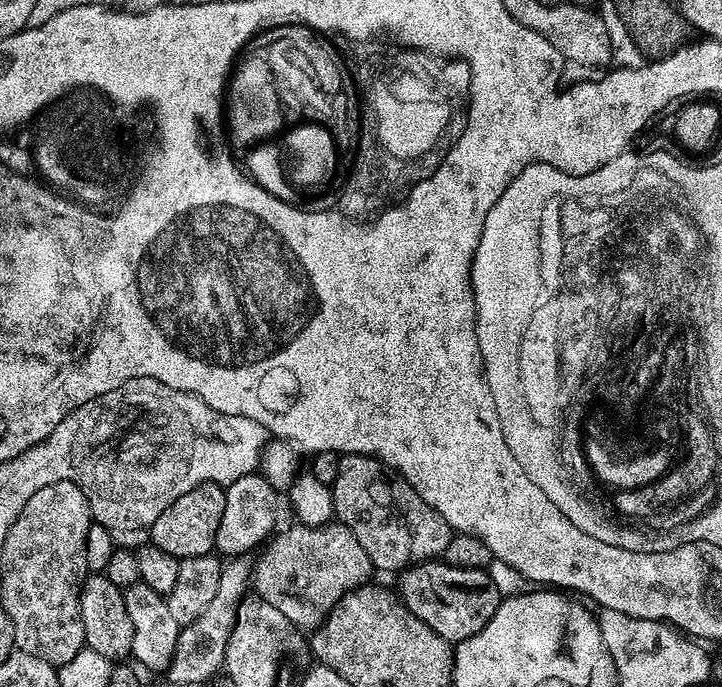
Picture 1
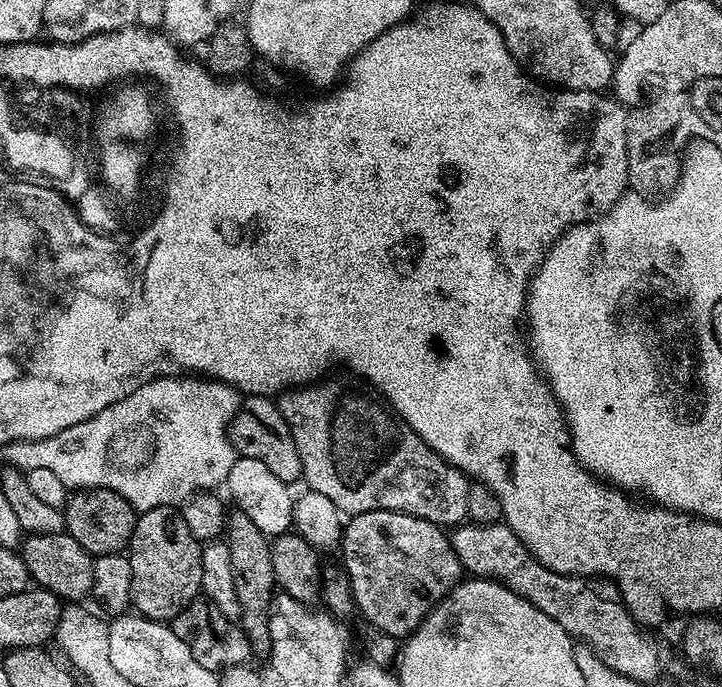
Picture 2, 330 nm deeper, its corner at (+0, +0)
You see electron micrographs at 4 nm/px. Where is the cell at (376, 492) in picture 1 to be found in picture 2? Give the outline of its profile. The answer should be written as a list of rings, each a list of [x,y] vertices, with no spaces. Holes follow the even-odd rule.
[[[321,378],[311,384],[293,386],[279,397],[282,418],[292,428],[298,458],[302,458],[302,480],[311,491],[330,498],[338,512],[357,516],[374,510],[390,510],[422,518],[431,524],[459,526],[469,519],[467,490],[469,477],[444,460],[410,426],[400,419],[373,390],[359,378],[328,380]]]

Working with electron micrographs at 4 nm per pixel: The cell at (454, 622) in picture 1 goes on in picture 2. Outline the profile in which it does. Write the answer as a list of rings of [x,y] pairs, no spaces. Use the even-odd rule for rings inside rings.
[[[390,510],[363,512],[352,516],[349,521],[343,525],[342,567],[350,578],[352,596],[356,600],[359,615],[364,615],[363,619],[367,623],[378,626],[378,630],[386,630],[386,634],[397,638],[411,636],[434,605],[462,579],[460,559],[458,554],[454,554],[449,533],[441,525]]]

